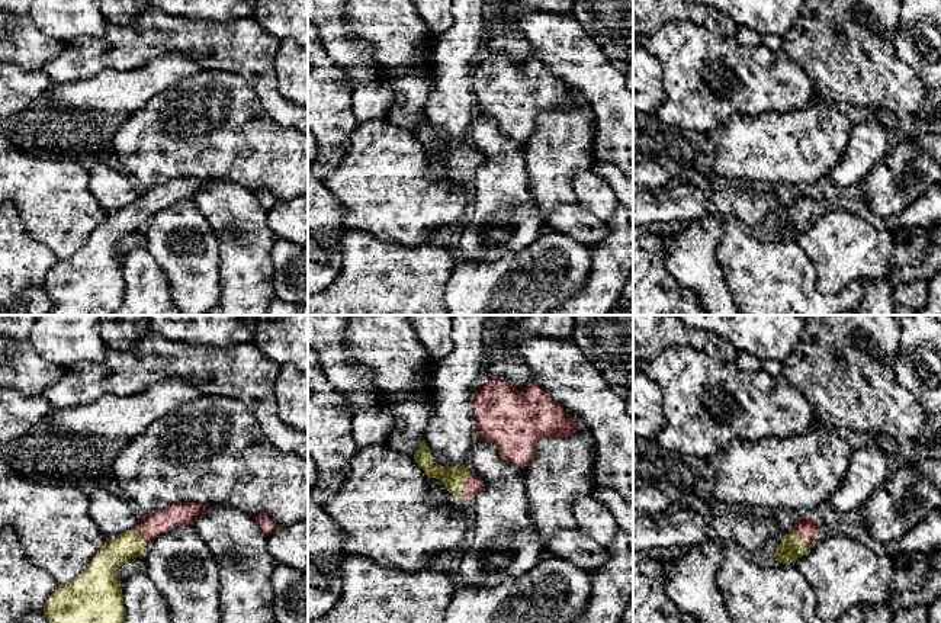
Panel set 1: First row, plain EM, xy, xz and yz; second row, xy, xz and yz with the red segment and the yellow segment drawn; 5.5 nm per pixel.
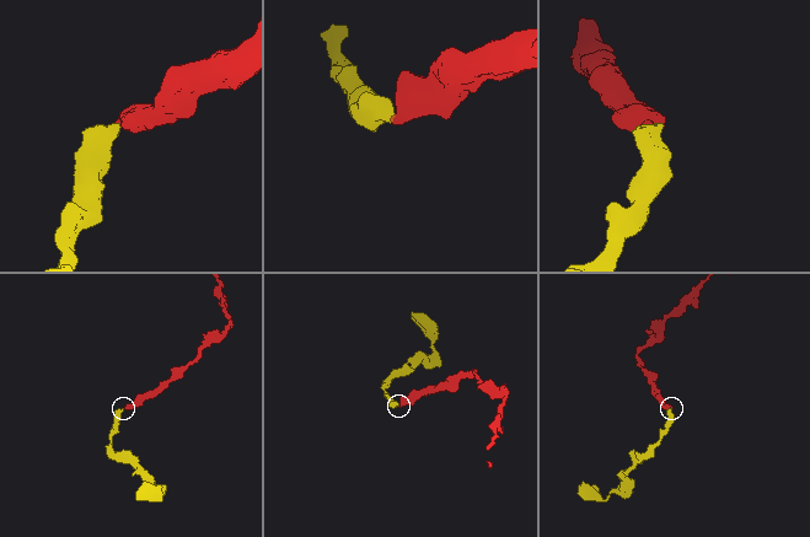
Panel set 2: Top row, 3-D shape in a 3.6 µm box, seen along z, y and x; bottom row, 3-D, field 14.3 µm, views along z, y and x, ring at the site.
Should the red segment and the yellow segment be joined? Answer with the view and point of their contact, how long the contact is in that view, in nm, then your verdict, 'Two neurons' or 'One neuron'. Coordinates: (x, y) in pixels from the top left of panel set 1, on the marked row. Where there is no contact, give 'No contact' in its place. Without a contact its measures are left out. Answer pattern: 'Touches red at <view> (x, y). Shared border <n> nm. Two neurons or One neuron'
Touches red at xz (463, 485). Shared border 150 nm. One neuron

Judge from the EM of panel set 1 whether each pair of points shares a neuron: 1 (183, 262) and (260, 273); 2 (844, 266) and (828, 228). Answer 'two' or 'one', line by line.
1: two
2: one

